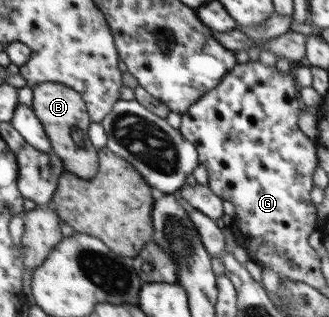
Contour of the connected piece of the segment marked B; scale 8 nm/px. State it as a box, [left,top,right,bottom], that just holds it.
[32,82,99,179]

